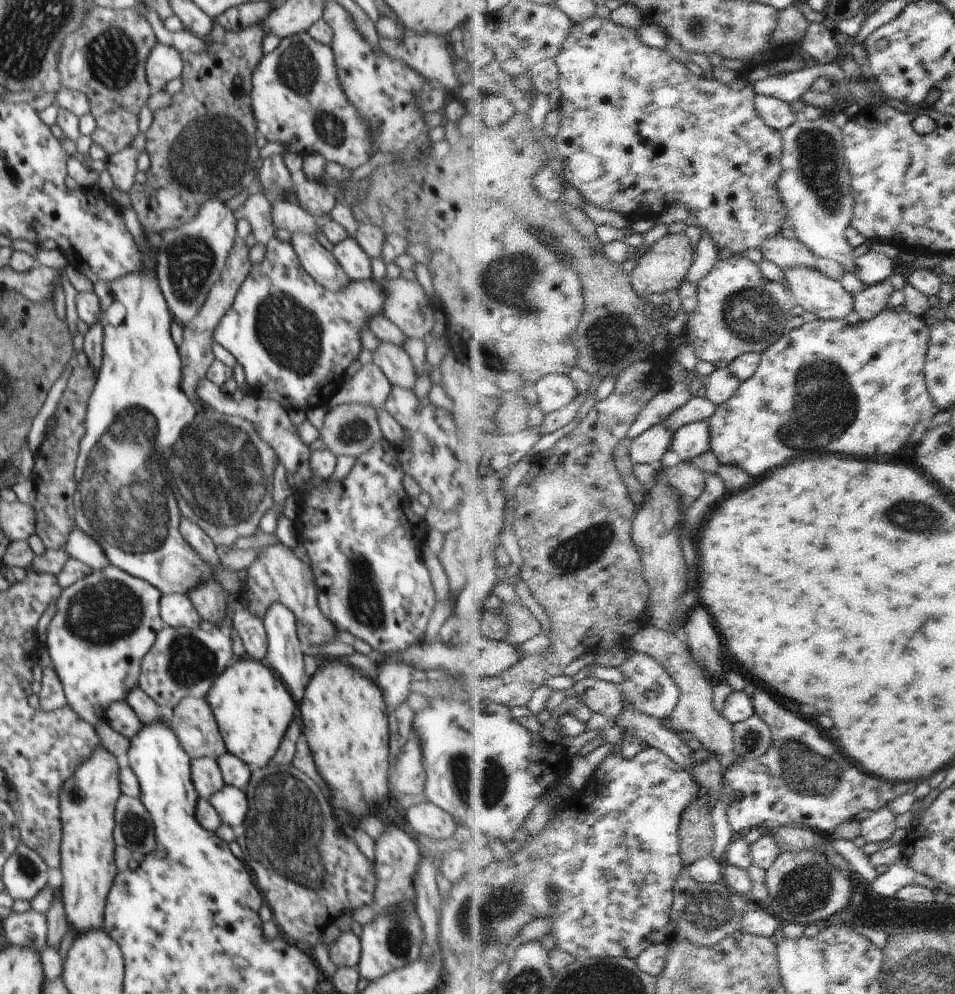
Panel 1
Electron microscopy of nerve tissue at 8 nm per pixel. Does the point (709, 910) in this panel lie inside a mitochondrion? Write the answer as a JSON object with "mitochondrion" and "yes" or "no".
{"mitochondrion":"yes"}

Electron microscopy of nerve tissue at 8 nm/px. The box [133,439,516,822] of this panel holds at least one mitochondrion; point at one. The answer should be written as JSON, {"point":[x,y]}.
{"point":[367,604]}

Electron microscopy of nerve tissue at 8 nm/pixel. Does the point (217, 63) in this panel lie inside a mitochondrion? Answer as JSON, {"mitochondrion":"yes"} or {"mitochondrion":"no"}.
{"mitochondrion":"no"}

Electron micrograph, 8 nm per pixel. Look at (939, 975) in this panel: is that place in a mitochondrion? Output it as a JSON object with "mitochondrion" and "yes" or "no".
{"mitochondrion":"yes"}

